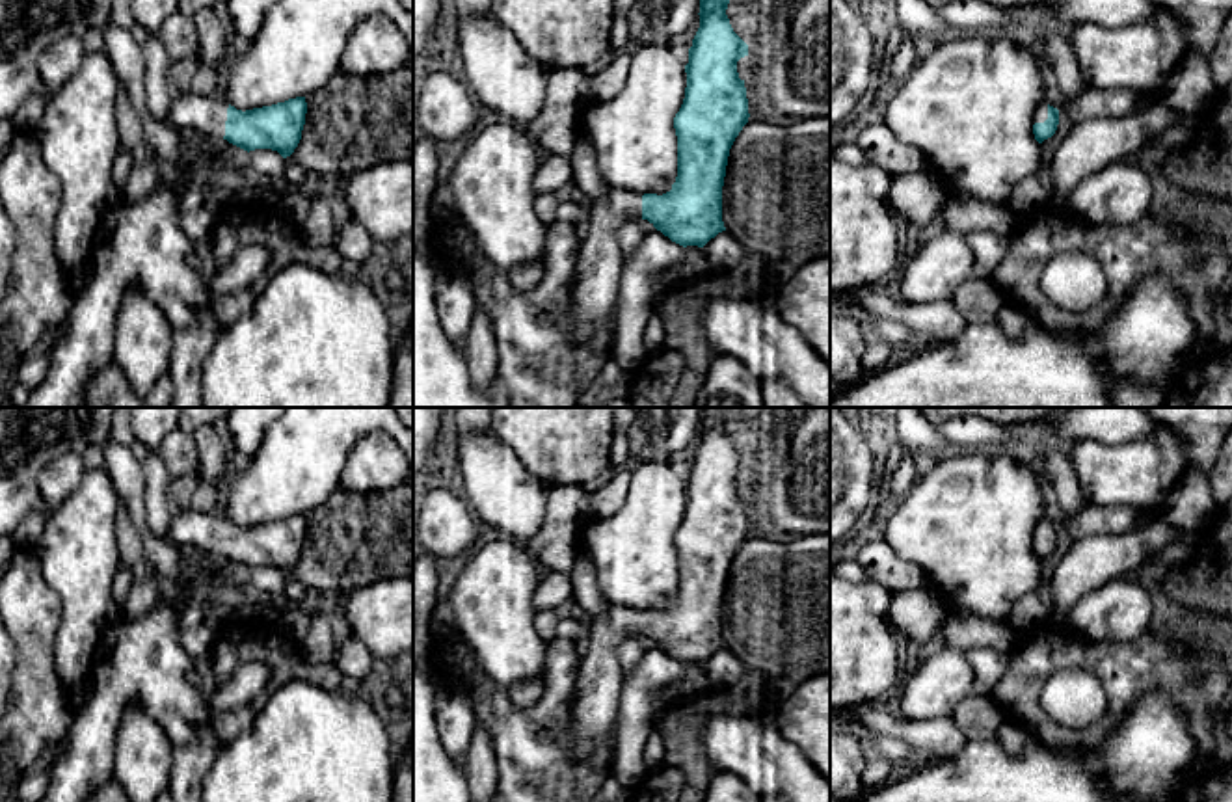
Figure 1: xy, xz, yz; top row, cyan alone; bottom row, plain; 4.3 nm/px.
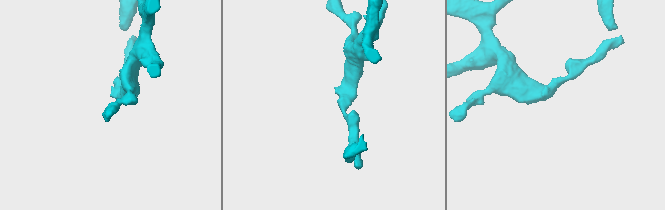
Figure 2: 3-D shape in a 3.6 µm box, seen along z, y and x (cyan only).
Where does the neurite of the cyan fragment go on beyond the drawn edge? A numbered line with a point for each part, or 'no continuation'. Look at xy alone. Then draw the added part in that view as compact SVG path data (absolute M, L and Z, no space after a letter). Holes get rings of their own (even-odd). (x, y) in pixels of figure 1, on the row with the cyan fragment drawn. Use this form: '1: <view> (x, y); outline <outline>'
1: xy (205, 116); outline M192 91L171 100L167 121L179 130L190 128L197 138L223 140L229 102Z

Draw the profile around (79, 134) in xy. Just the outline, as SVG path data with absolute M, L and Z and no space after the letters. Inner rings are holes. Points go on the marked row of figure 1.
M104 50L86 52L80 69L47 95L35 130L43 162L61 184L54 246L69 275L86 266L104 212L121 199L112 179L117 95L119 76Z

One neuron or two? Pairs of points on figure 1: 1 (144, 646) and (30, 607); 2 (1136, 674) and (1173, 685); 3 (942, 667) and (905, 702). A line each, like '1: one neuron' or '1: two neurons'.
1: two neurons
2: one neuron
3: one neuron

